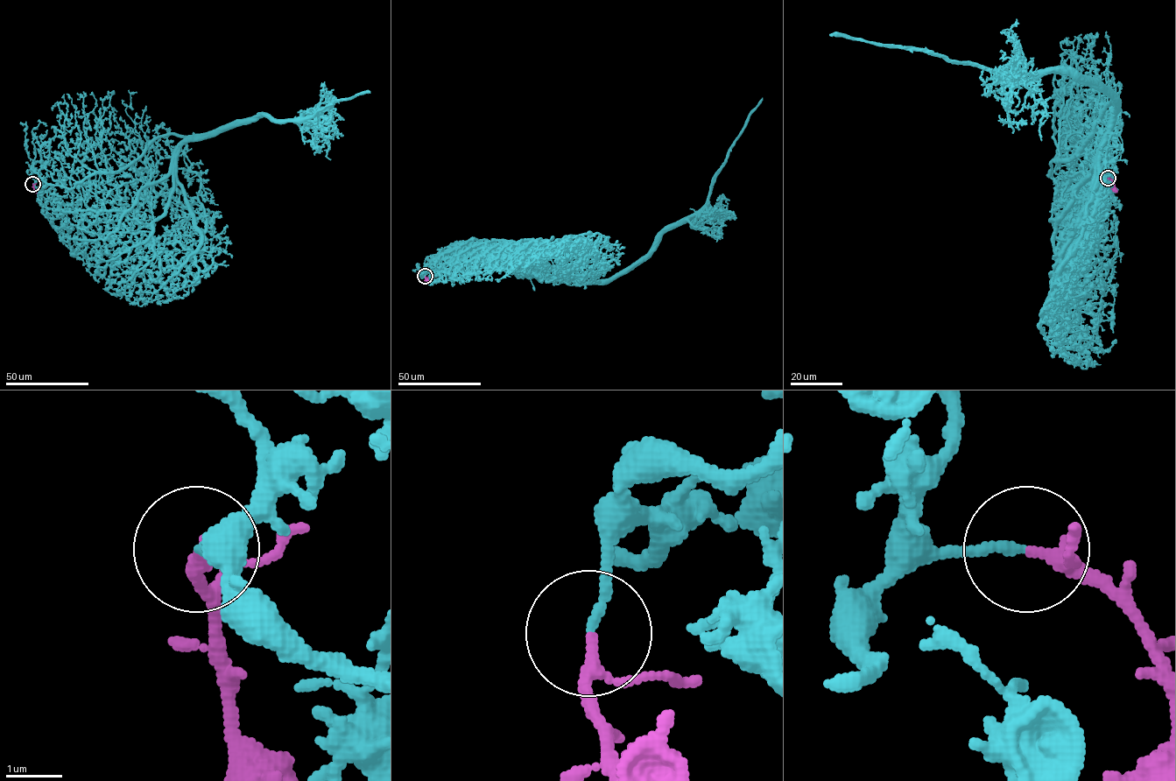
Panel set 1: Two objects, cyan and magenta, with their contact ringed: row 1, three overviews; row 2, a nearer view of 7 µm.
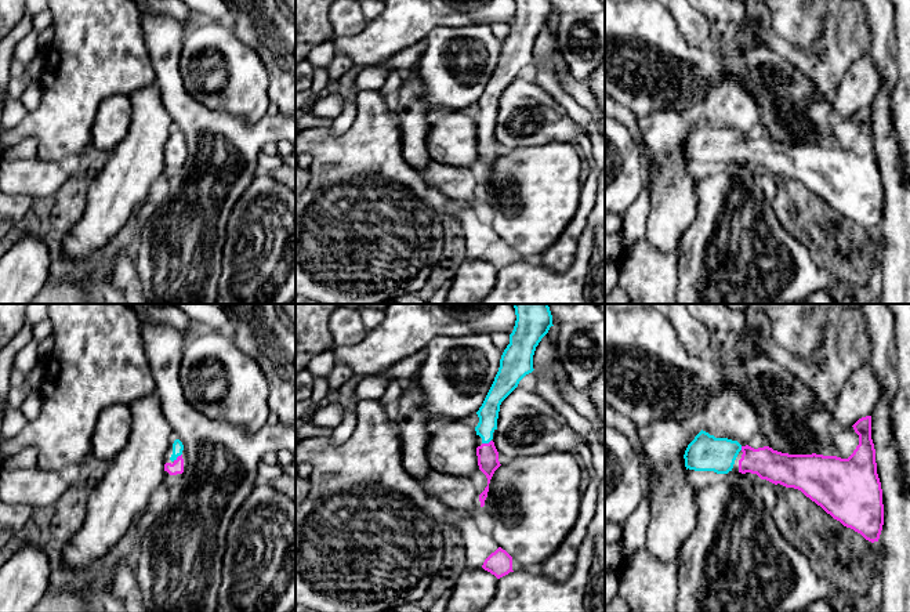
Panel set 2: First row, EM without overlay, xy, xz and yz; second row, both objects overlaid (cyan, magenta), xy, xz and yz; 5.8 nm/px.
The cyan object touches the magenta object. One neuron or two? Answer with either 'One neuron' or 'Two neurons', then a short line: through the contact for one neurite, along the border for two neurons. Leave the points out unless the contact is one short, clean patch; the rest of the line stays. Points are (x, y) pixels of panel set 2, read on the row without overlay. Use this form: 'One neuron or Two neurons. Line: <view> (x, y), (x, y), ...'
One neuron. Line: xy (177, 137), (177, 147), (177, 158)

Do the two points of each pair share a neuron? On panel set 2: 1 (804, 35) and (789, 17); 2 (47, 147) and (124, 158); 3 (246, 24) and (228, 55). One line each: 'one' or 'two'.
1: one
2: two
3: two

